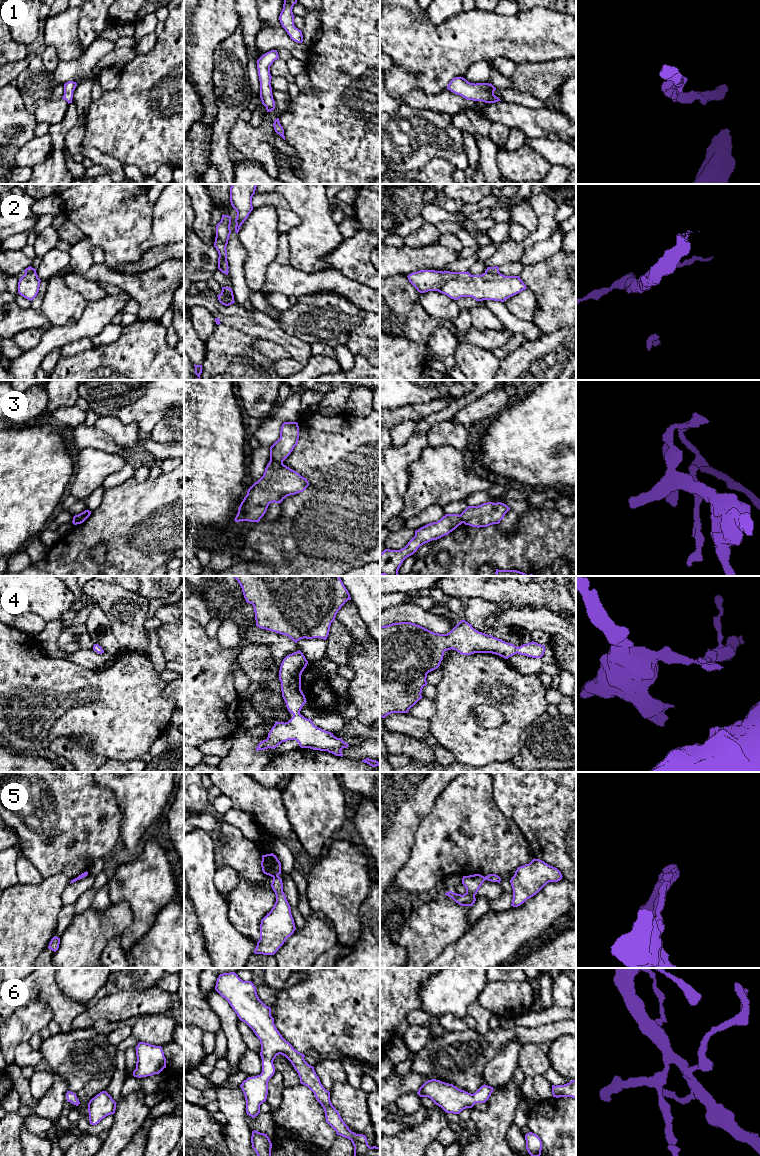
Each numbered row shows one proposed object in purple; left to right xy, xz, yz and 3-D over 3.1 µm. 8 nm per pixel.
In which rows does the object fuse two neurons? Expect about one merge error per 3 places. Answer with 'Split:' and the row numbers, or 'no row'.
Split: 2, 3, 5

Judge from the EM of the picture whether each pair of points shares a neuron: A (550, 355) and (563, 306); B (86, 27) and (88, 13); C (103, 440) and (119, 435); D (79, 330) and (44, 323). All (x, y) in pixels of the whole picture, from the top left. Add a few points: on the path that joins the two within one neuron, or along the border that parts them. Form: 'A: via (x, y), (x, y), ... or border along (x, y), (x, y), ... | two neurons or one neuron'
A: border along (565, 326), (553, 332), (542, 334) | two neurons
B: via (88, 24), (88, 16) | one neuron
C: border along (94, 425), (105, 432), (122, 453) | two neurons
D: border along (52, 325), (45, 331) | two neurons

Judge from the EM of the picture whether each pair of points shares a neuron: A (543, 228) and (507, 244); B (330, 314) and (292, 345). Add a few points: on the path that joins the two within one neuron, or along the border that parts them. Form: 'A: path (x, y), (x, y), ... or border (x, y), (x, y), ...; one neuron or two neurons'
A: path (534, 237), (522, 246), (516, 246); one neuron
B: border (280, 327), (287, 333), (310, 344); two neurons

